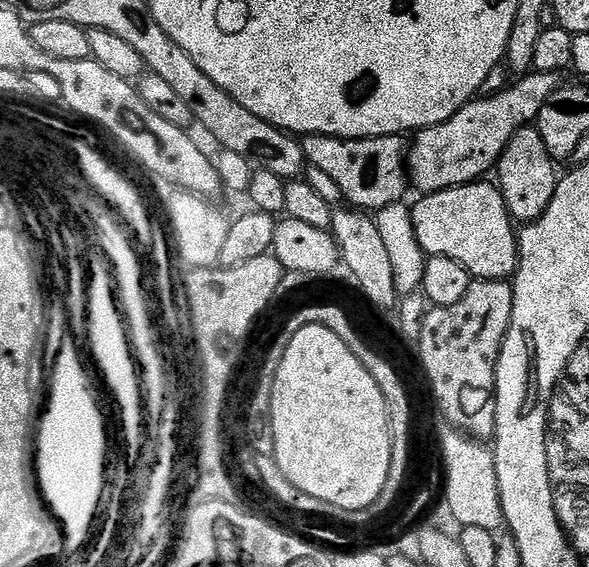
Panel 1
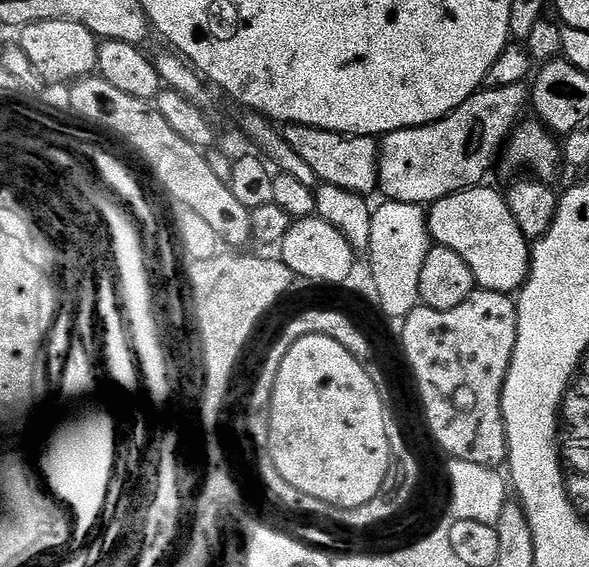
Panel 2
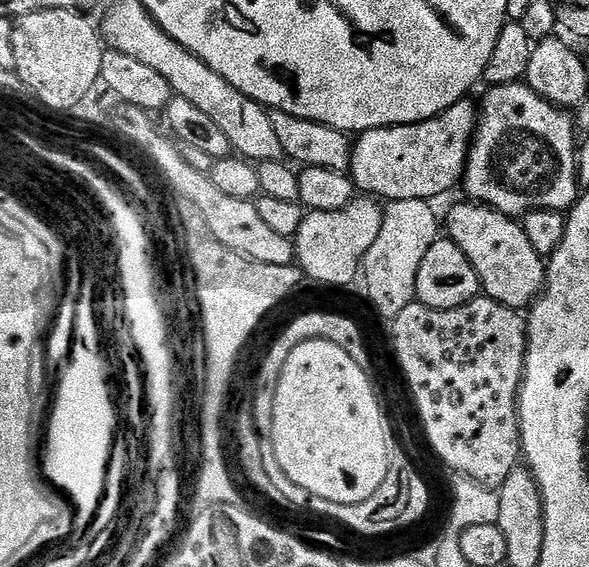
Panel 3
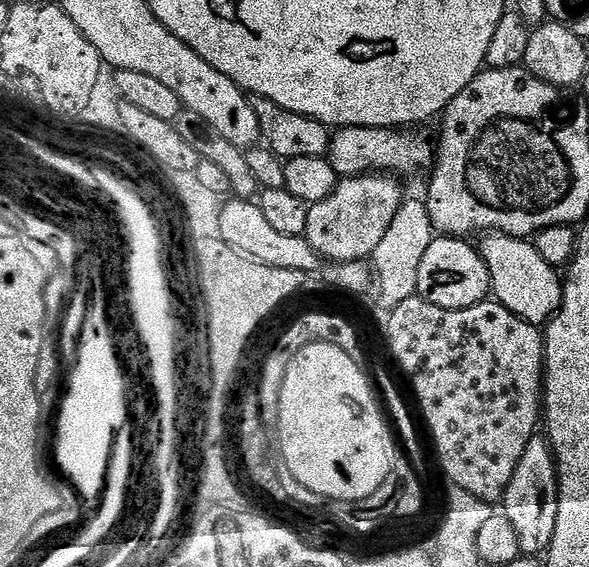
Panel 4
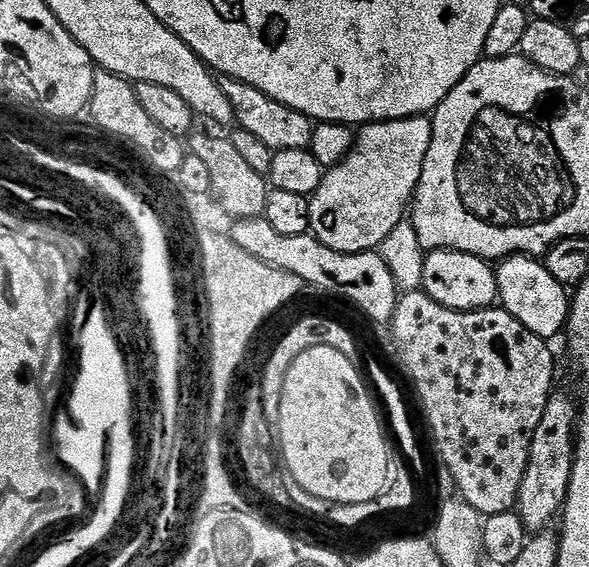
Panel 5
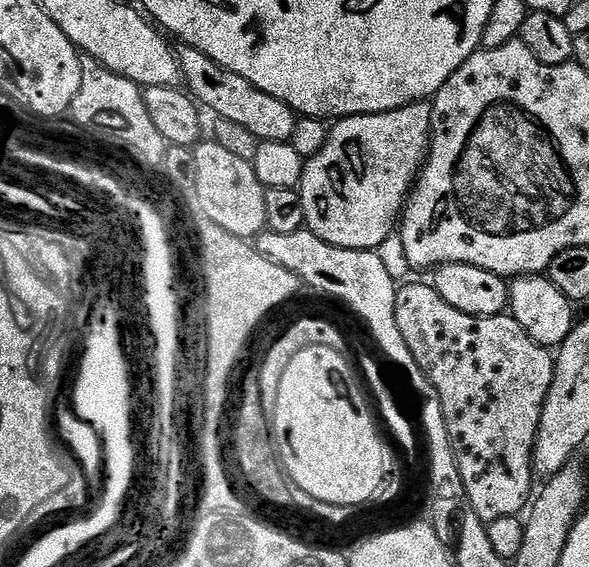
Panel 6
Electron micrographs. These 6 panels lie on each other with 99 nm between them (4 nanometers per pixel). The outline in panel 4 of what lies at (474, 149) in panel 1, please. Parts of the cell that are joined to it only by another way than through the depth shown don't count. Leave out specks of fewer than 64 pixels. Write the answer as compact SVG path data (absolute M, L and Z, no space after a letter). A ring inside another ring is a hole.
M344 126L328 141L327 159L334 166L337 177L351 178L369 174L391 174L396 178L412 176L415 172L431 169L434 164L434 144L416 130L397 130L392 126L383 128L357 128Z

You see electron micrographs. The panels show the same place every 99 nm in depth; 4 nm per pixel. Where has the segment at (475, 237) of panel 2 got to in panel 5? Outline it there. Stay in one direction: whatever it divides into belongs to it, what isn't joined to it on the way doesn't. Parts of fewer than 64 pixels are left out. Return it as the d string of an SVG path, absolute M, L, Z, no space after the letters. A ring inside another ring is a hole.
M509 256L499 261L496 268L496 290L499 303L511 316L518 318L530 334L538 334L546 341L551 341L565 331L568 323L568 309L570 307L570 292L563 284L546 270L546 266L539 259L531 256Z

